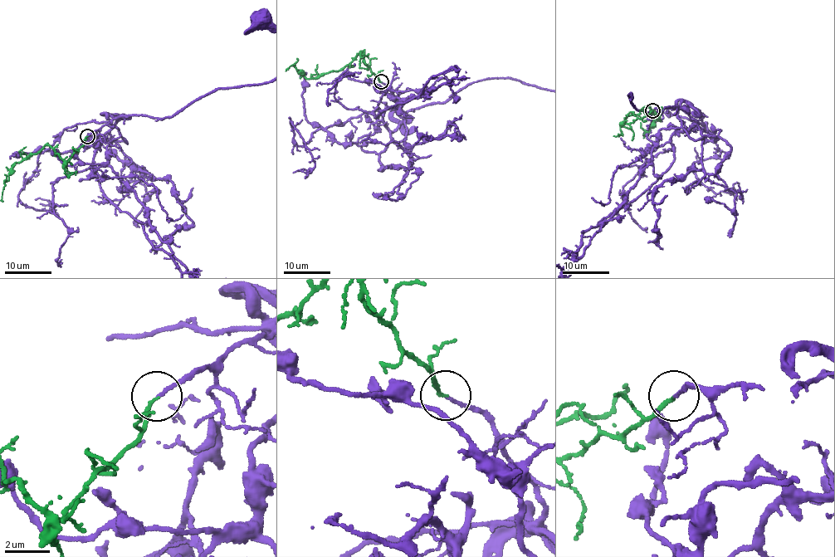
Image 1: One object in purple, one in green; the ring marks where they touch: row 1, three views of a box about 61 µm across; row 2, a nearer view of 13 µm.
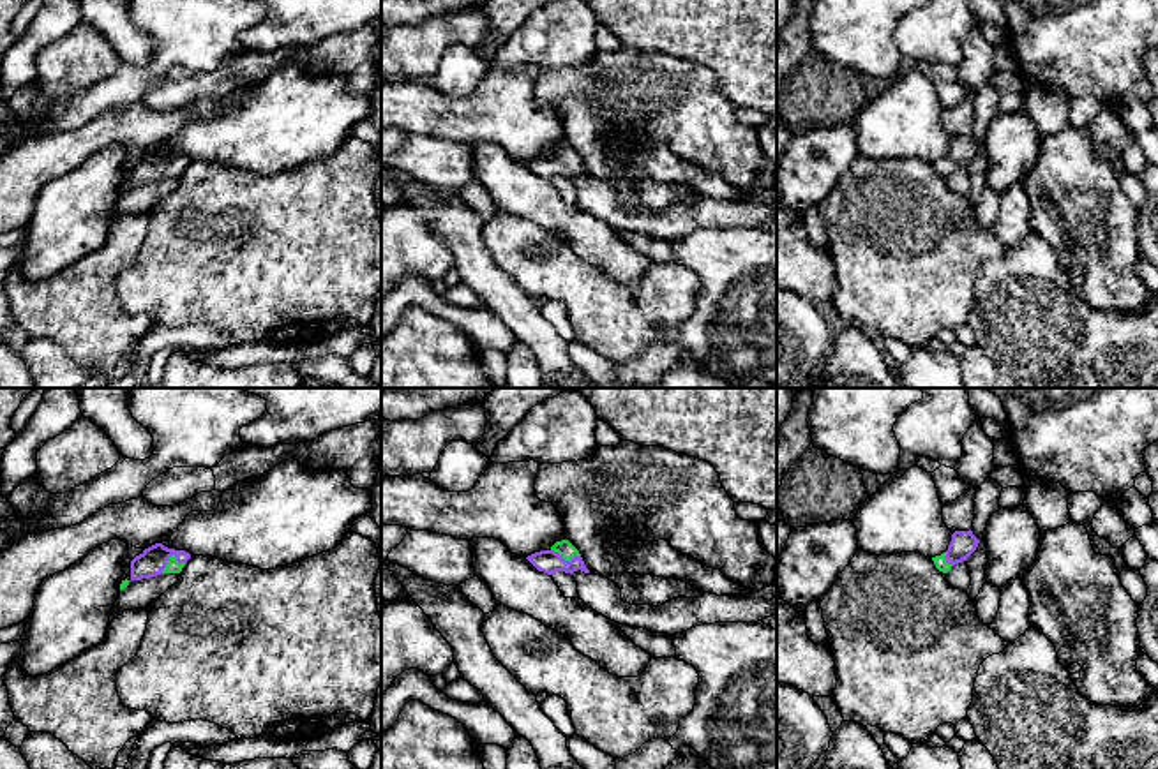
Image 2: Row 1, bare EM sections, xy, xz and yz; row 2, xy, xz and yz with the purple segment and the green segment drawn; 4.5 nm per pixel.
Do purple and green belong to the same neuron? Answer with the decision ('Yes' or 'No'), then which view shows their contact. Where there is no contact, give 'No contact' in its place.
Yes. Touches purple in xy

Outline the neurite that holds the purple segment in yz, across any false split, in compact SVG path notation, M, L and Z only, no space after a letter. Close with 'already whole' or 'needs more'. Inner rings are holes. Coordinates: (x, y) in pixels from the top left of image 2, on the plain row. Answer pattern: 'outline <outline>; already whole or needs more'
outline M955 136L948 155L941 161L932 162L936 173L948 178L957 168L967 166L967 162L976 155L980 145L973 136Z; needs more

